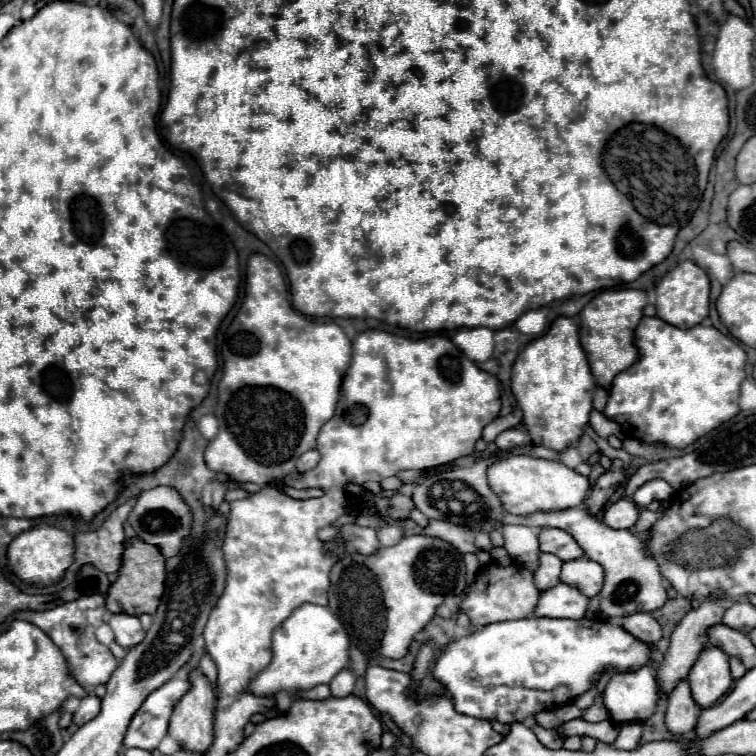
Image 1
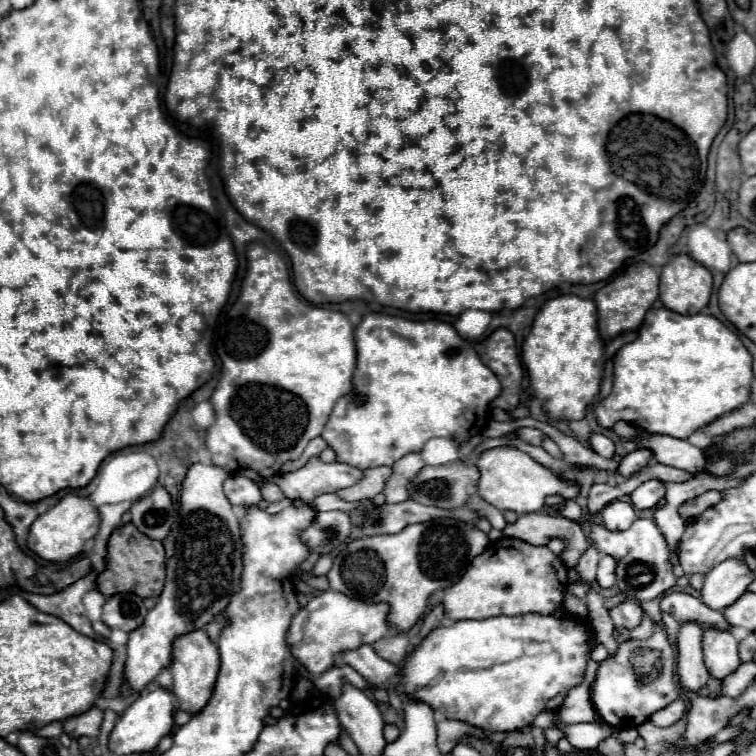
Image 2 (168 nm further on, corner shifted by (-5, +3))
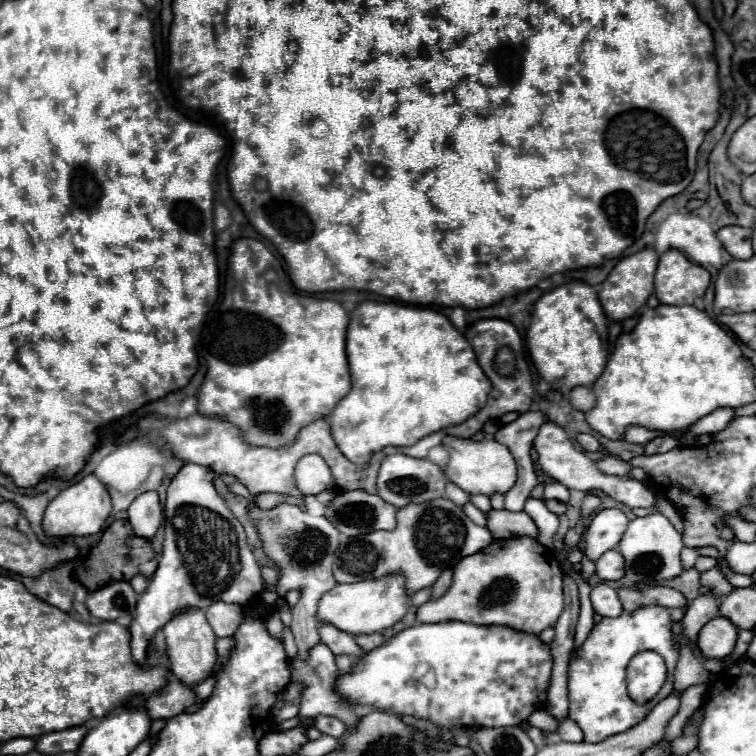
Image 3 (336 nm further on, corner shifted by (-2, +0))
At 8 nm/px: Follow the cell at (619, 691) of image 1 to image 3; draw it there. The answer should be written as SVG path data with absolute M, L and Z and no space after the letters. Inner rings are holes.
M644 606L644 608L636 608L634 614L624 612L618 618L602 618L602 622L592 628L582 648L570 656L570 672L568 672L570 712L568 716L582 728L586 742L602 742L608 736L626 732L628 728L642 722L660 700L672 694L676 662L678 662L678 652L672 646L672 622L670 622L668 608ZM642 650L654 650L664 658L668 666L668 678L656 700L650 700L650 704L638 706L626 692L624 676L626 676L626 666L630 658Z

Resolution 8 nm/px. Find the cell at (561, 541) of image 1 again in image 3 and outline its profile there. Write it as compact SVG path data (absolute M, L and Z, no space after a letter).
M492 510L486 514L488 520L488 530L496 540L502 538L518 538L518 536L528 536L528 538L538 538L538 526L526 512L508 512L508 510Z

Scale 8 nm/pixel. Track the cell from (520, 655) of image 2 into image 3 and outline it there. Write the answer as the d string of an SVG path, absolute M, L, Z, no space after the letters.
M438 622L438 624L420 624L402 630L400 634L392 636L382 648L374 648L374 652L368 652L364 658L360 658L360 664L352 668L350 674L342 674L338 678L338 694L352 704L370 704L380 710L388 710L394 714L410 714L414 718L426 718L442 728L508 728L518 726L520 722L528 720L534 710L544 708L548 686L550 686L550 674L552 674L552 654L550 644L544 644L538 634L528 634L522 630L514 630L510 626L478 626L468 622Z

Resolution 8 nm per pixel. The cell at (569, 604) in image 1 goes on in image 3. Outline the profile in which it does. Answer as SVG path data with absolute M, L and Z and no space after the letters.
M620 508L600 510L586 530L586 558L596 562L604 552L616 548L626 532L626 526L628 518Z

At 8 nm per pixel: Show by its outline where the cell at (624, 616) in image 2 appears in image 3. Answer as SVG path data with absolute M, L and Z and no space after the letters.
M608 584L594 586L590 592L590 598L592 598L592 606L594 606L596 614L600 614L604 618L616 618L624 612L618 592L614 588L610 588Z

